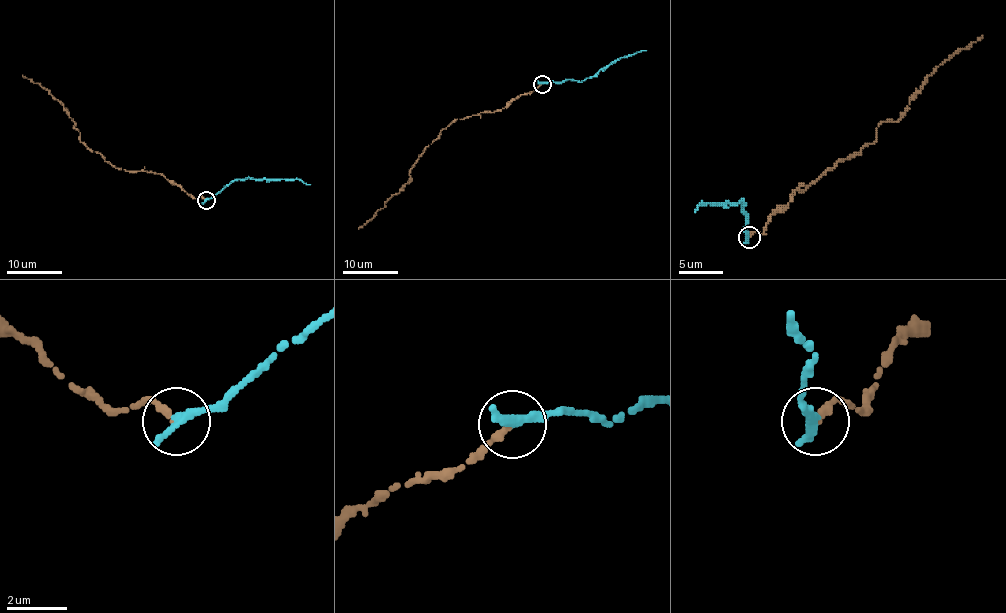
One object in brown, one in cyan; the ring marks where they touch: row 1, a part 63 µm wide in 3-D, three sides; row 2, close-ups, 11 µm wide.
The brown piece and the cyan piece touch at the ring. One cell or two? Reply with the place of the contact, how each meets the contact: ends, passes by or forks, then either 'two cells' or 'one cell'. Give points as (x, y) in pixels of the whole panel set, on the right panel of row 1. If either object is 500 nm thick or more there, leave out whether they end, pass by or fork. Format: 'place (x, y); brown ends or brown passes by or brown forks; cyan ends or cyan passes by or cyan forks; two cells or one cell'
place (749, 237); brown ends; cyan ends; two cells

